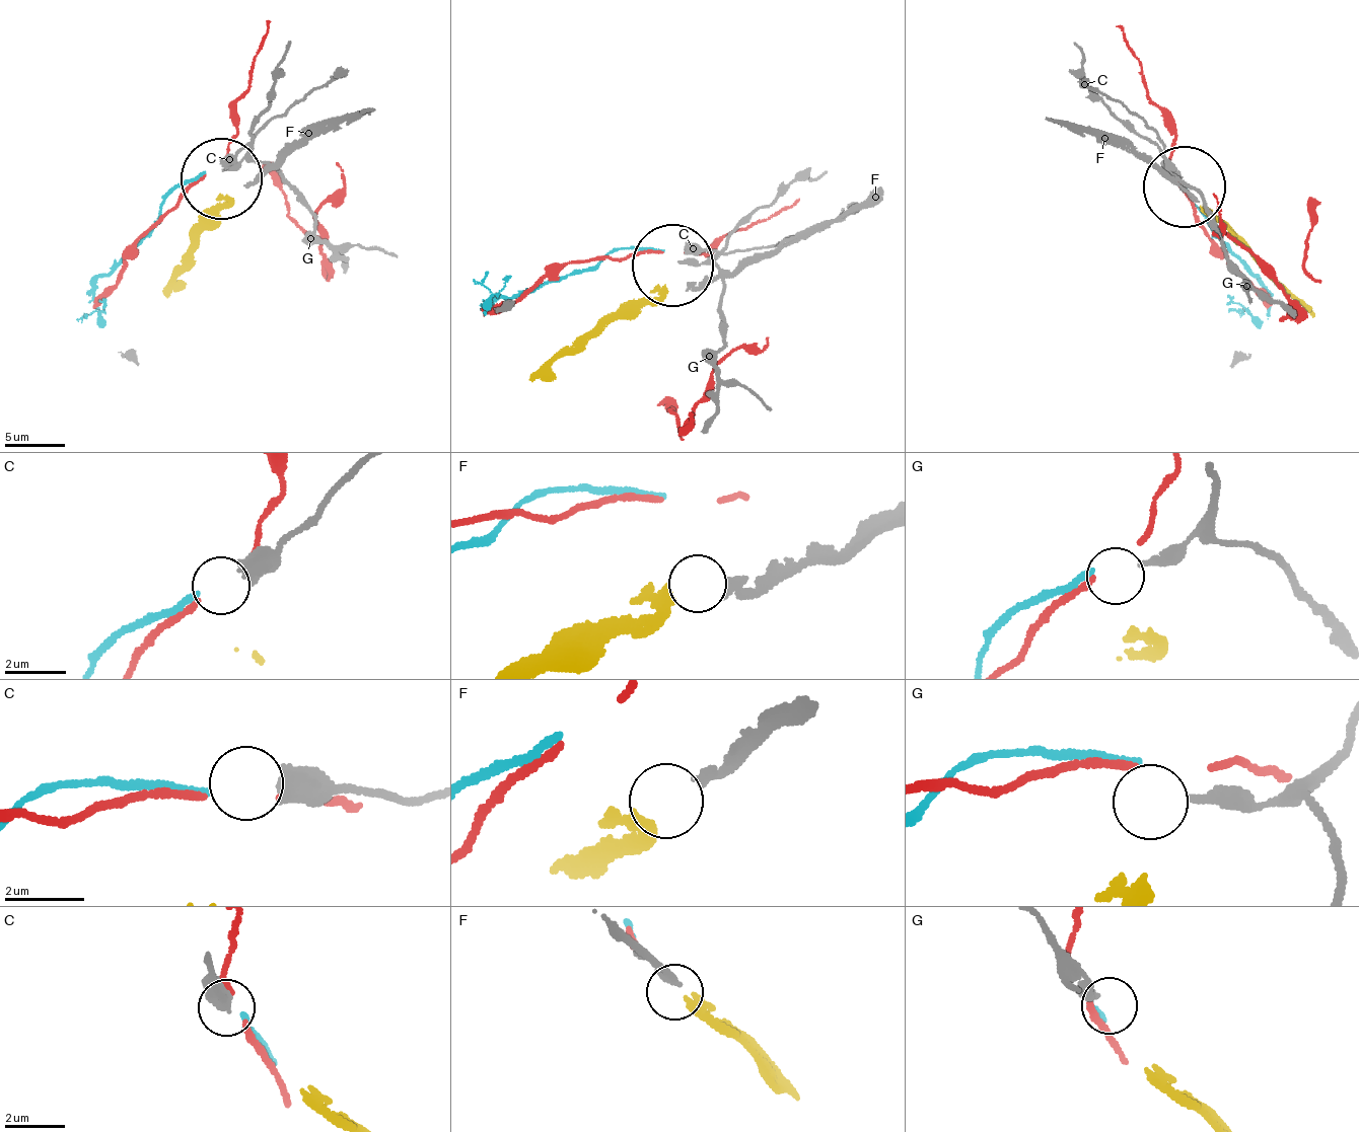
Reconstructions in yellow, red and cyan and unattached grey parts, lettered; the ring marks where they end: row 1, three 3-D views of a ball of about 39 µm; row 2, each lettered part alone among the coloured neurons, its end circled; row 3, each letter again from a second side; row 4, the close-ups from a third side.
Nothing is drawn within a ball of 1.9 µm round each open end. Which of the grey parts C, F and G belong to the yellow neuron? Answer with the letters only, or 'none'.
F

